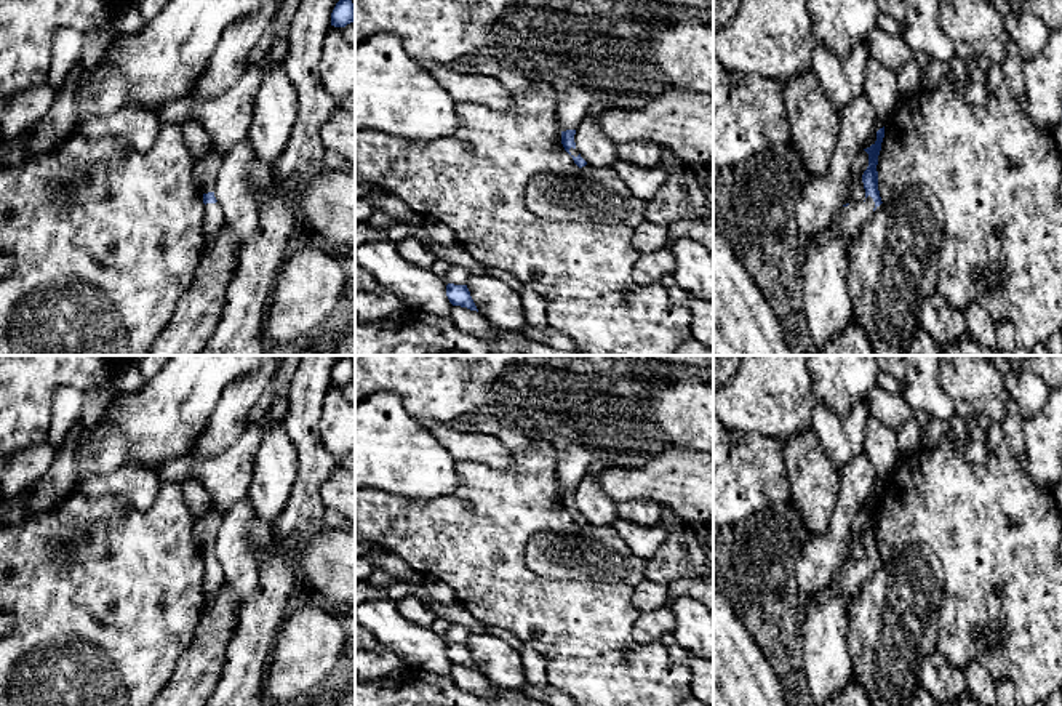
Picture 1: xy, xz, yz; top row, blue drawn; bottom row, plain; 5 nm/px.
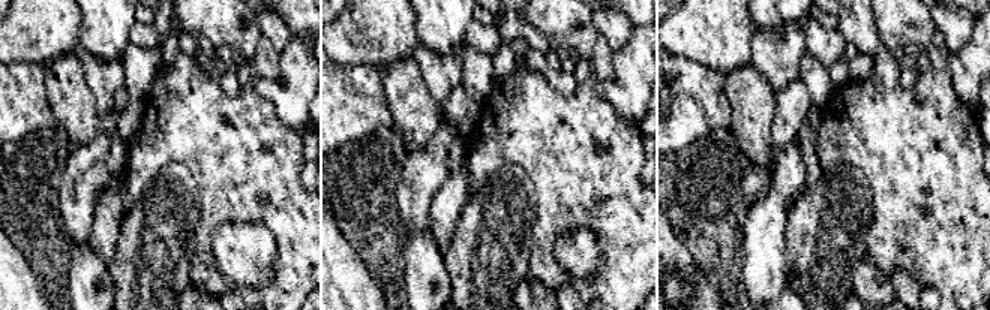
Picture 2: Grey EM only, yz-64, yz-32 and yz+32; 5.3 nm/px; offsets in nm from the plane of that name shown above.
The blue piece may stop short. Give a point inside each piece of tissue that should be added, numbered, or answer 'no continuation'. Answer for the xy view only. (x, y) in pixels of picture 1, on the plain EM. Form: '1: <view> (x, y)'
1: xy (213, 572)

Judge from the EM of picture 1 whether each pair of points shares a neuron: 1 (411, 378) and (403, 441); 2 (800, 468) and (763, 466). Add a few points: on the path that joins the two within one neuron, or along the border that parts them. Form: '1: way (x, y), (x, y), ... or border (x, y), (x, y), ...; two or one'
1: border (375, 393), (395, 393), (427, 429); two
2: border (781, 444), (781, 458), (794, 503); two

